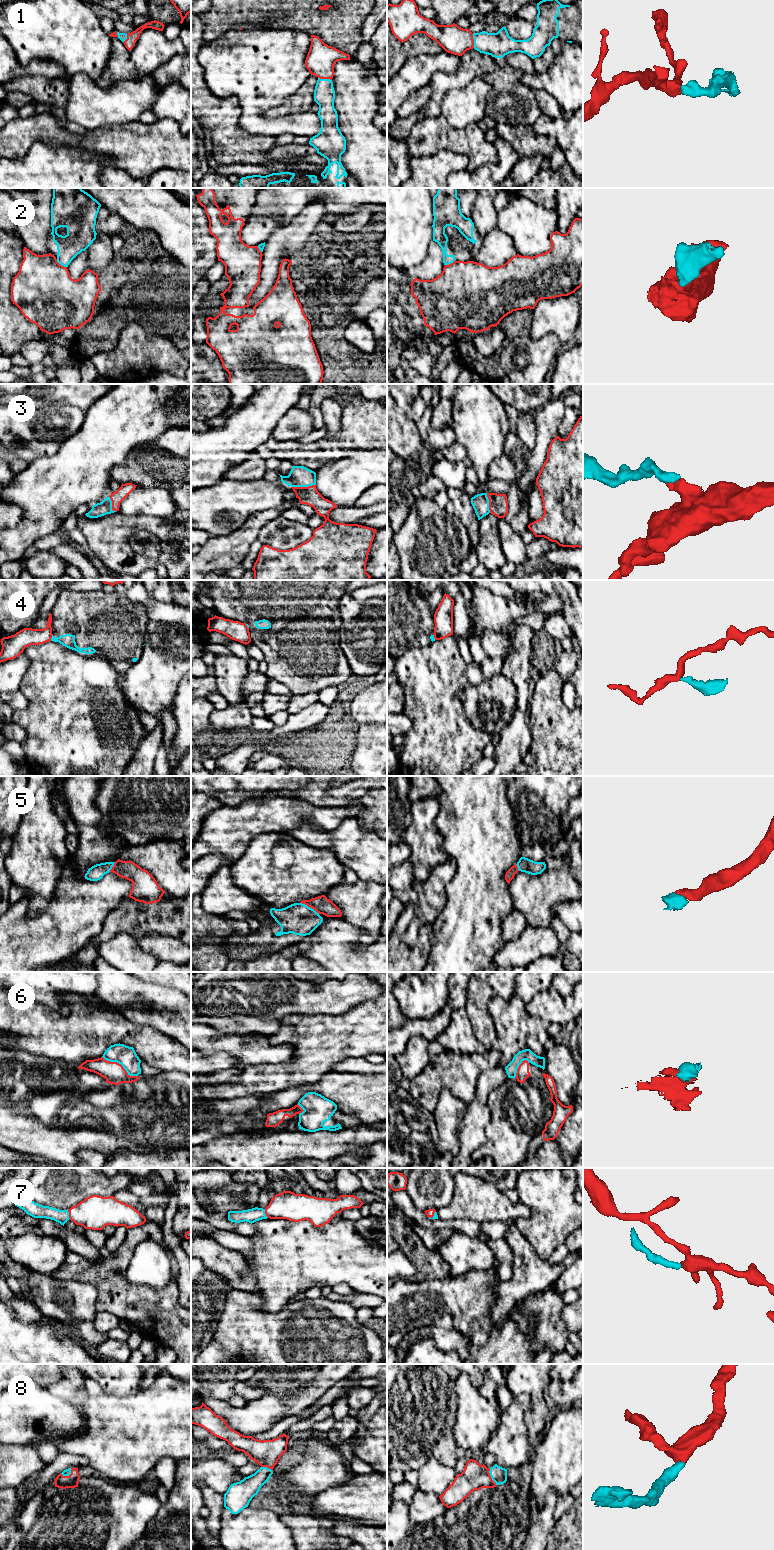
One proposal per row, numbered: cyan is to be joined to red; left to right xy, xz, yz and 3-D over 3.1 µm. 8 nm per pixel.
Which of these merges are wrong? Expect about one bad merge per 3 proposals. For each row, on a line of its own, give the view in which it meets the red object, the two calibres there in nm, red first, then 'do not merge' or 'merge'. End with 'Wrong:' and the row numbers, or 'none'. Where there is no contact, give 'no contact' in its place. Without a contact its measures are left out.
1: contact in xz; calibres 240 and 170 nm; merge
2: contact in xy; calibres 480 and 200 nm; do not merge
3: contact in xz; calibres 150 and 170 nm; merge
4: contact in xy; calibres 140 and 110 nm; do not merge
5: contact in xz; calibres 140 and 260 nm; merge
6: contact in xy; calibres 170 and 160 nm; do not merge
7: contact in xy; calibres 280 and 110 nm; merge
8: contact in yz; calibres 200 and 130 nm; merge
Wrong: 2, 4, 6

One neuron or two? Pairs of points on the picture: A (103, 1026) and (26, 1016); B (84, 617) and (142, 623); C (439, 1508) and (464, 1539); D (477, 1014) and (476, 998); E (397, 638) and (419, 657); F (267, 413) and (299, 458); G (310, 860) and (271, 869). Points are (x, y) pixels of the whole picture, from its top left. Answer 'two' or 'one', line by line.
A: one
B: one
C: two
D: one
E: two
F: two
G: one

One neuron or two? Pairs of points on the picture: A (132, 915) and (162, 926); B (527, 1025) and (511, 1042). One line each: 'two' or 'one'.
A: one
B: one

